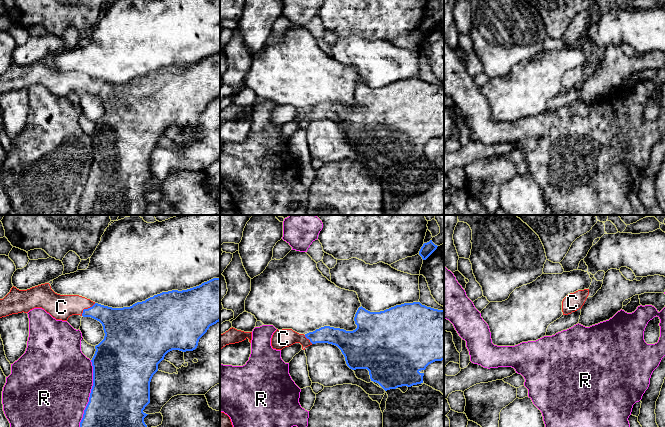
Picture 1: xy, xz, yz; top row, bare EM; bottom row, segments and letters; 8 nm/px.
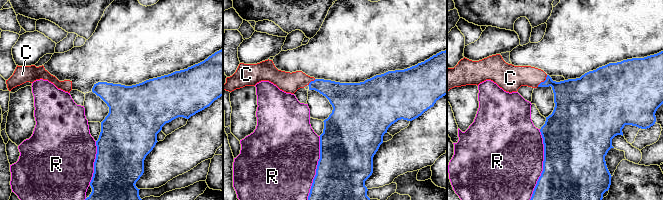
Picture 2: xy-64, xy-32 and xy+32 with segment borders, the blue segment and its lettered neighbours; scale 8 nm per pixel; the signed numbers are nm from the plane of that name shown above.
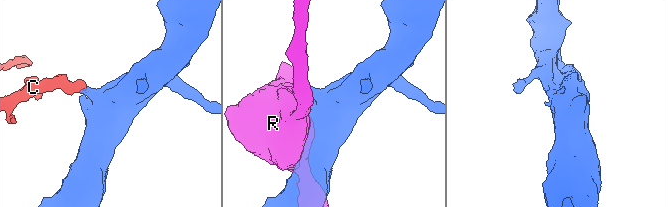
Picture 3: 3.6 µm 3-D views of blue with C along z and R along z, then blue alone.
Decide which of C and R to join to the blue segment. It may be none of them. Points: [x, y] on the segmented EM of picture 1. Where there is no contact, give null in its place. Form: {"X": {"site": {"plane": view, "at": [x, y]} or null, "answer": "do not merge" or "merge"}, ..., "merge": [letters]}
{"C": {"site": {"plane": "xy", "at": [86, 309]}, "answer": "merge"}, "R": {"site": {"plane": "xy", "at": [90, 393]}, "answer": "do not merge"}, "merge": ["C"]}

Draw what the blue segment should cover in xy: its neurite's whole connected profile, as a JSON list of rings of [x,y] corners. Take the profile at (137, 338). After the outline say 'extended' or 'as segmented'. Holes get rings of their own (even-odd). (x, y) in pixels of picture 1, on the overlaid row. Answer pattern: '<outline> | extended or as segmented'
[[[220,277],[213,278],[199,286],[187,290],[172,290],[154,295],[130,307],[112,308],[91,301],[79,295],[60,295],[55,293],[49,283],[27,290],[12,287],[10,292],[0,299],[0,318],[12,314],[28,313],[34,308],[42,308],[56,320],[67,321],[72,315],[91,317],[99,321],[105,333],[104,339],[95,346],[91,360],[93,366],[93,386],[89,402],[84,410],[80,427],[147,427],[143,412],[150,403],[150,382],[158,371],[158,364],[172,350],[182,352],[197,348],[199,339],[210,326],[220,321]]] | extended

